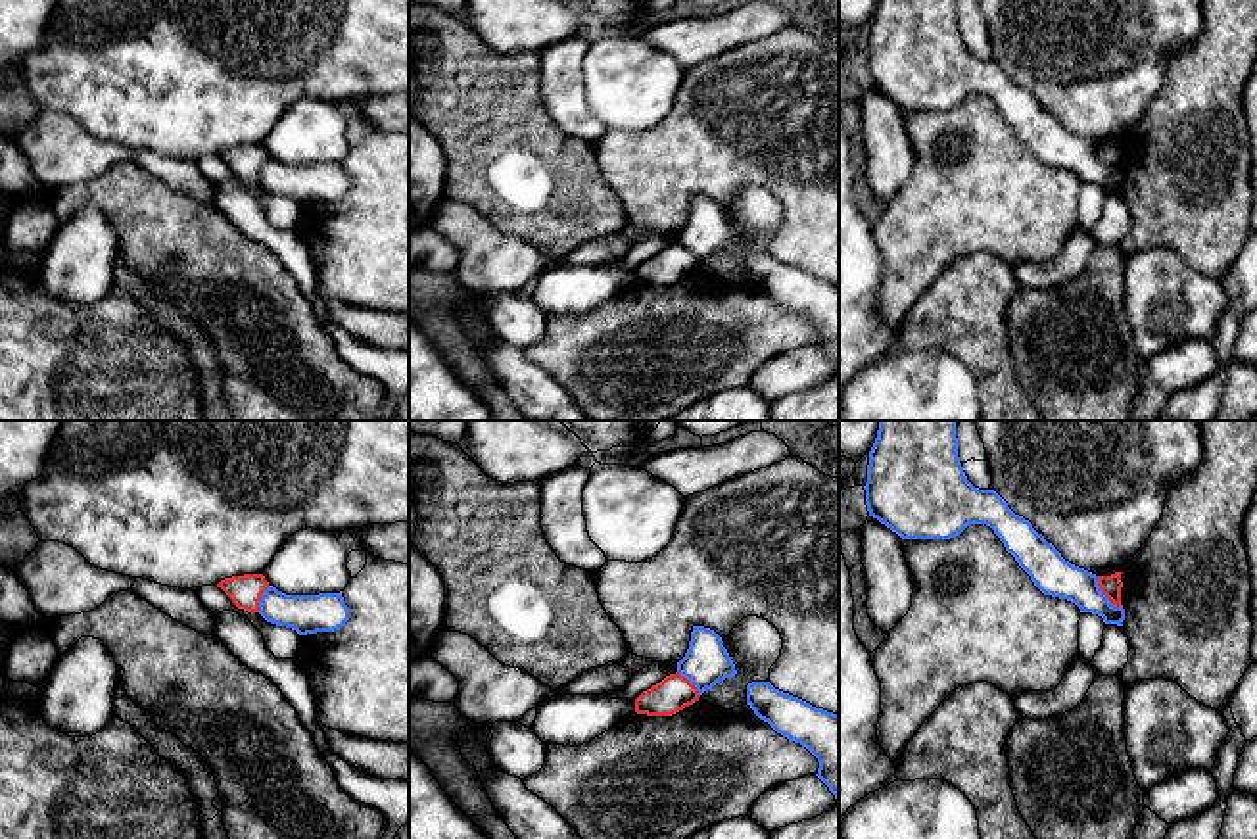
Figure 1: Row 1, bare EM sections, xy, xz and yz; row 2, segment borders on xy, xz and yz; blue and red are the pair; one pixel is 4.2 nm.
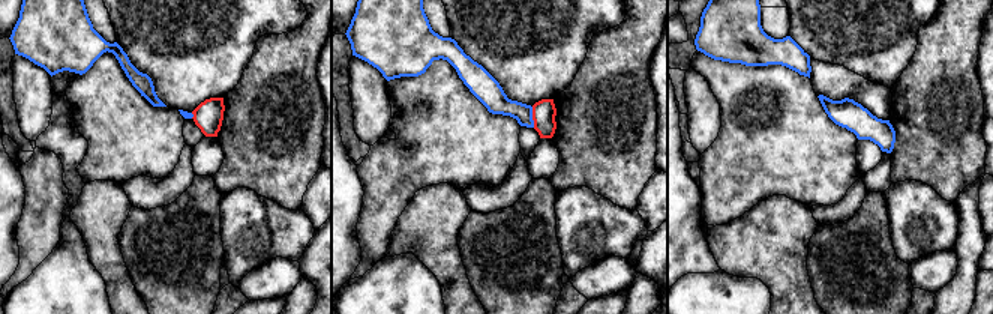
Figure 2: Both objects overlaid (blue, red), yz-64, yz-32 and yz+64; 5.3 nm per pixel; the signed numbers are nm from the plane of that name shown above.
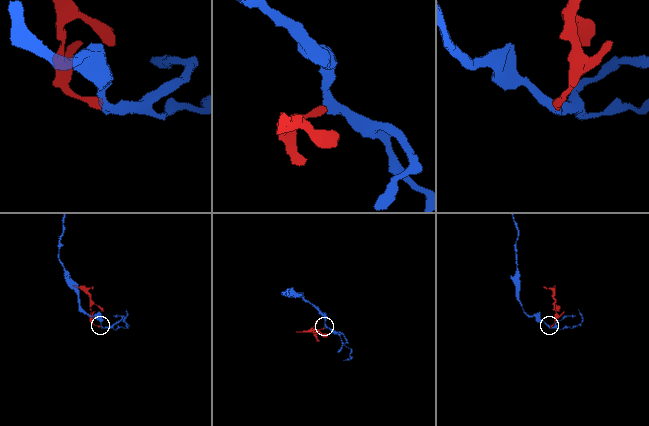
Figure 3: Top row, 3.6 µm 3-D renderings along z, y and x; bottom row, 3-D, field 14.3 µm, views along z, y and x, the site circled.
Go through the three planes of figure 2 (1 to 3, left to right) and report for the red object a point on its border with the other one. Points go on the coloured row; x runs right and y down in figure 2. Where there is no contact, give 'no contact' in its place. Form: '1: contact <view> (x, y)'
1: contact yz-64 (192, 116)
2: contact yz-32 (531, 117)
3: no contact

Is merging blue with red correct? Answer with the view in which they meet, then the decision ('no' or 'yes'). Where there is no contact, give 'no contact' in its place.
meets blue in yz; no

